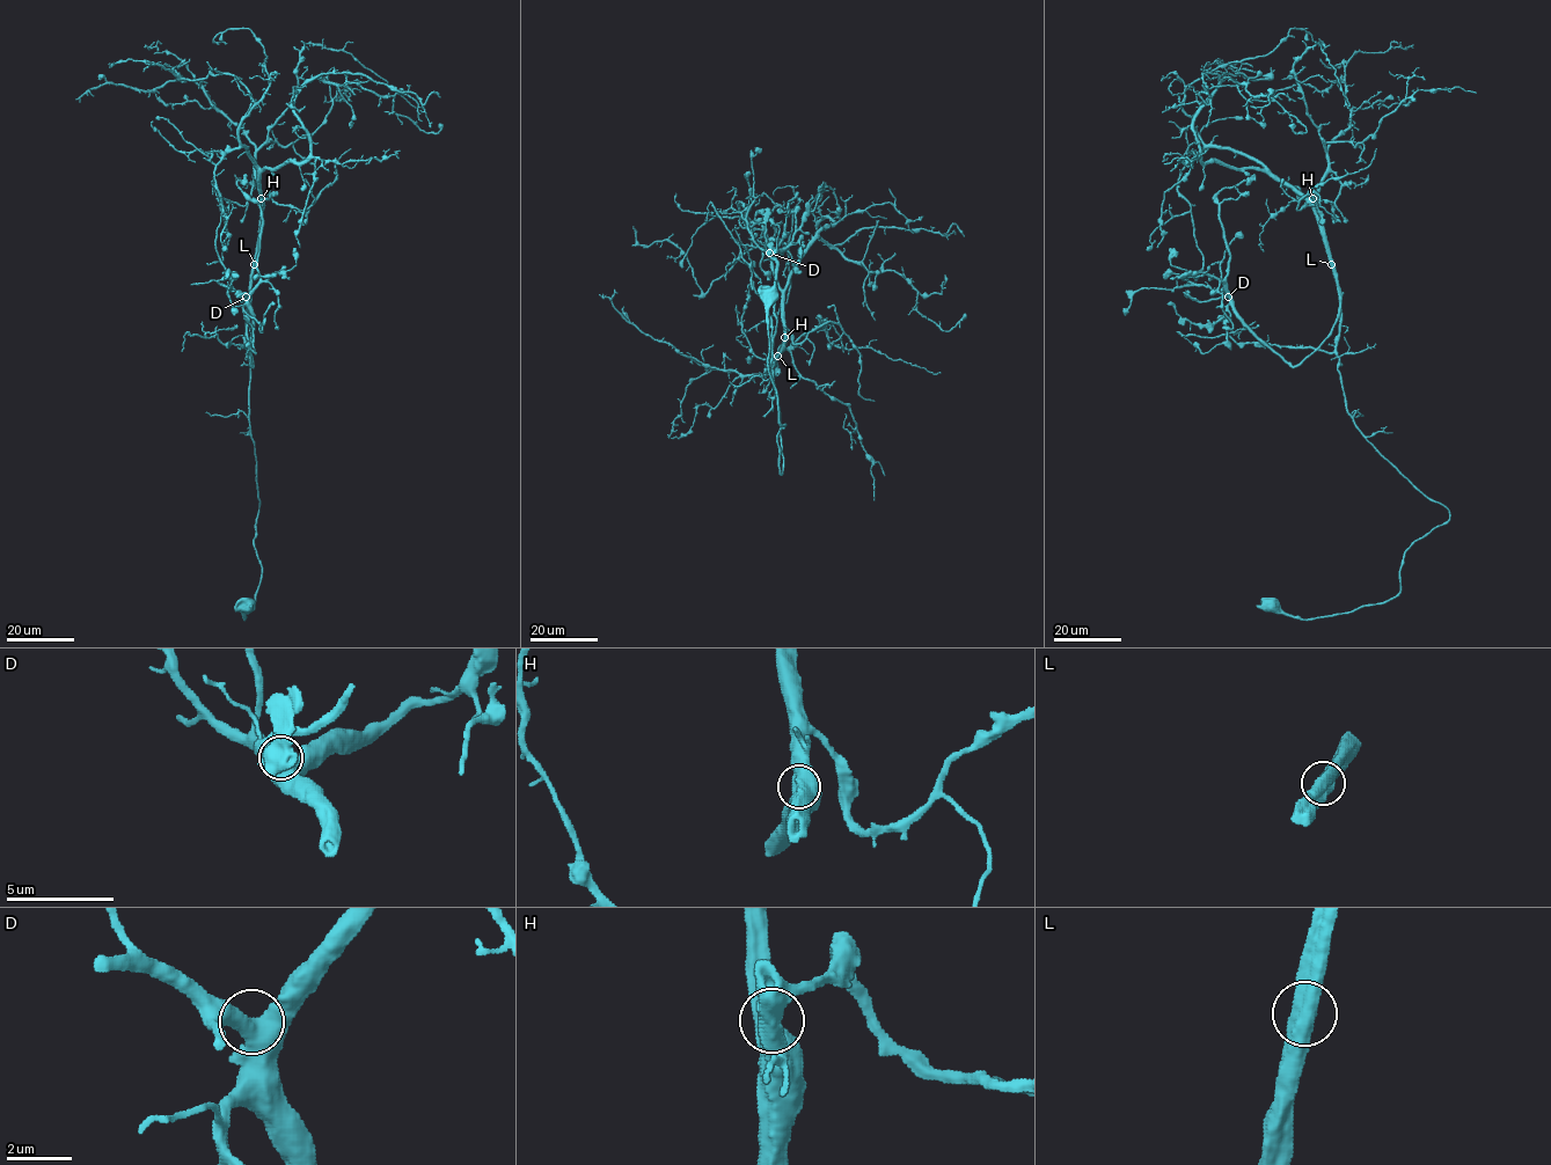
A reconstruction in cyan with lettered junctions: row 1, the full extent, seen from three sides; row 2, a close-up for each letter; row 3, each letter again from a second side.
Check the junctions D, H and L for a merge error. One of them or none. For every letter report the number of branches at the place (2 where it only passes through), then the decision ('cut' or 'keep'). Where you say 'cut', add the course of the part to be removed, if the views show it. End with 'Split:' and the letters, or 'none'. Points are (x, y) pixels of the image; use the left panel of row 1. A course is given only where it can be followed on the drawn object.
D: branches 2; keep
H: branches 1; keep
L: branches 2; keep
Split: none

